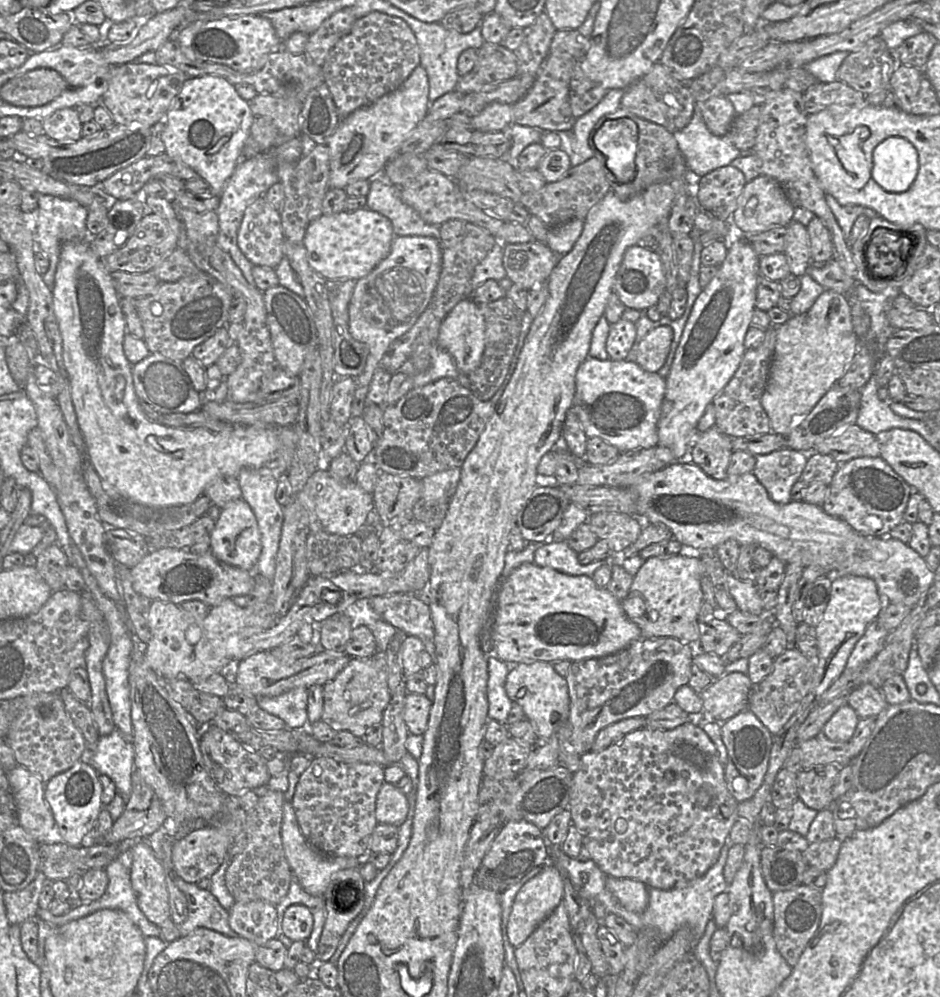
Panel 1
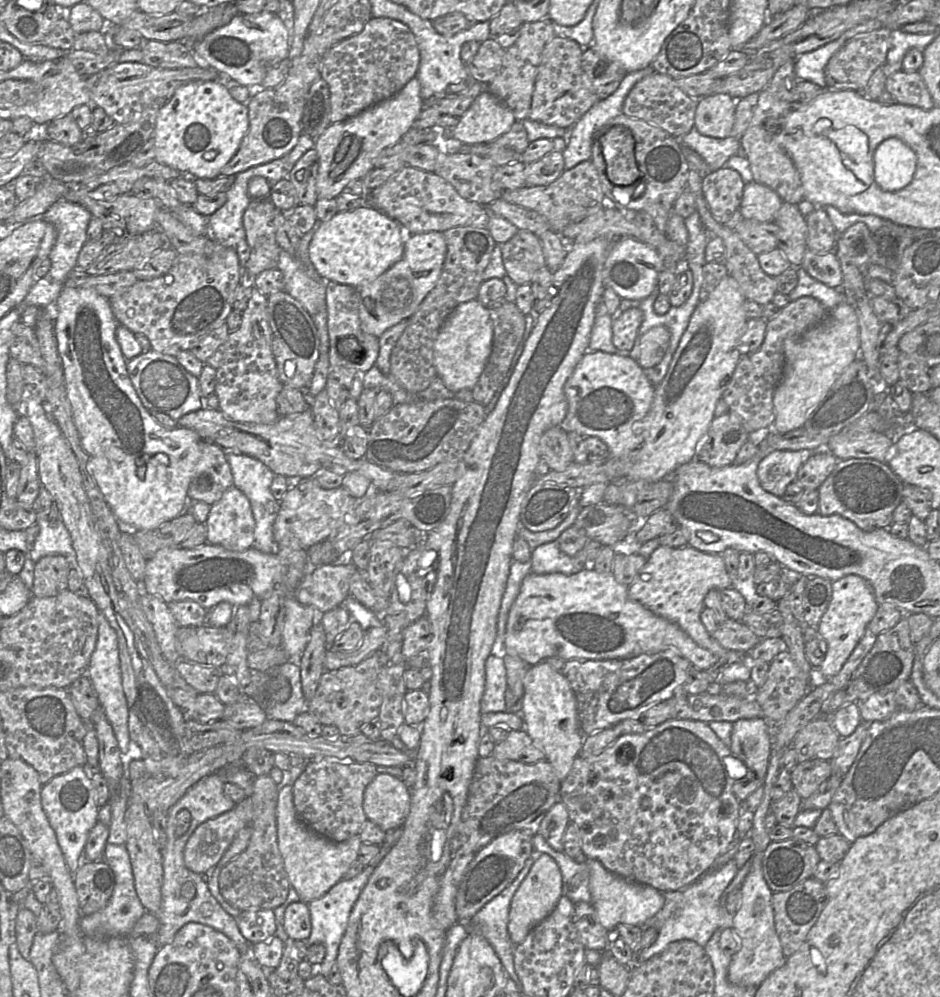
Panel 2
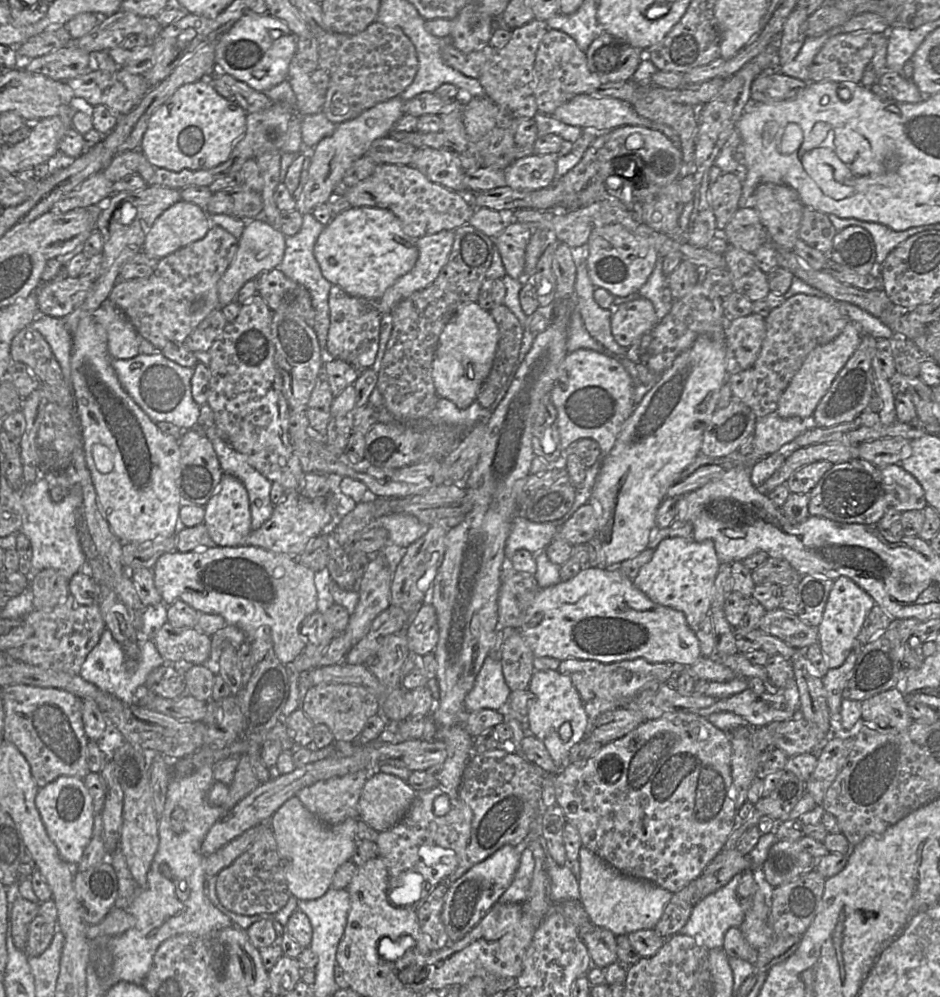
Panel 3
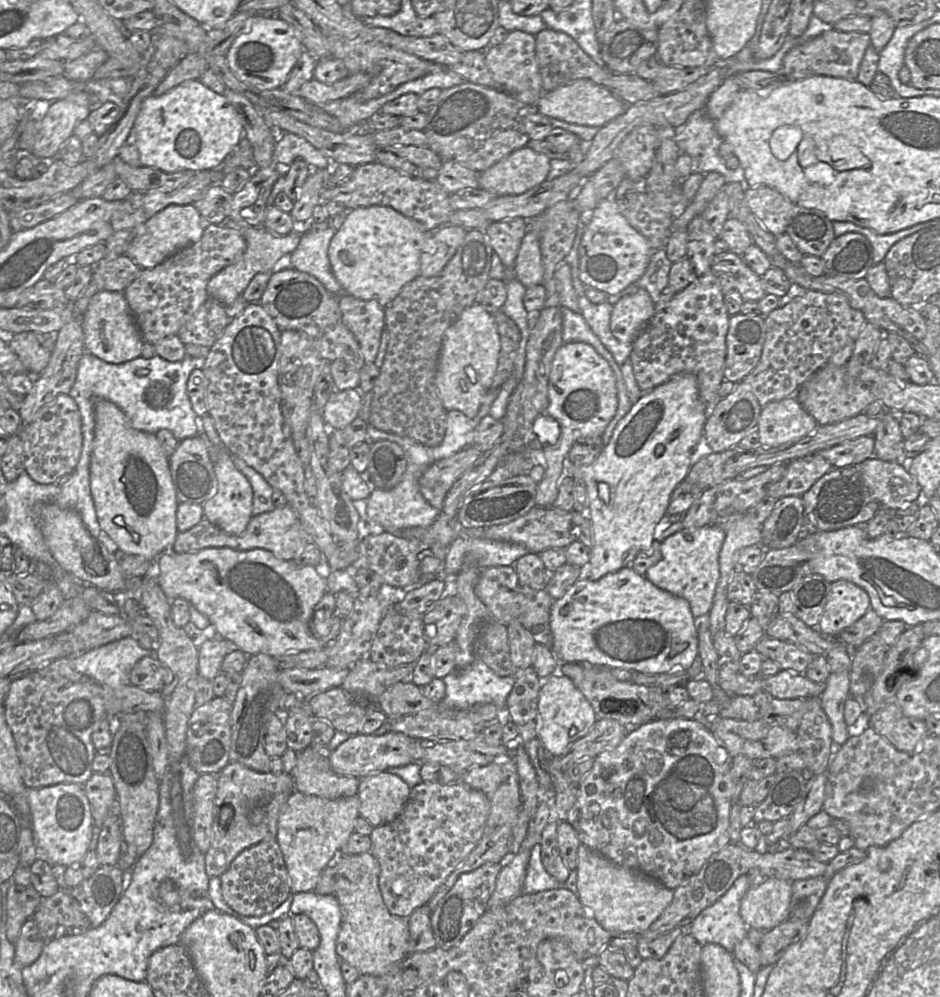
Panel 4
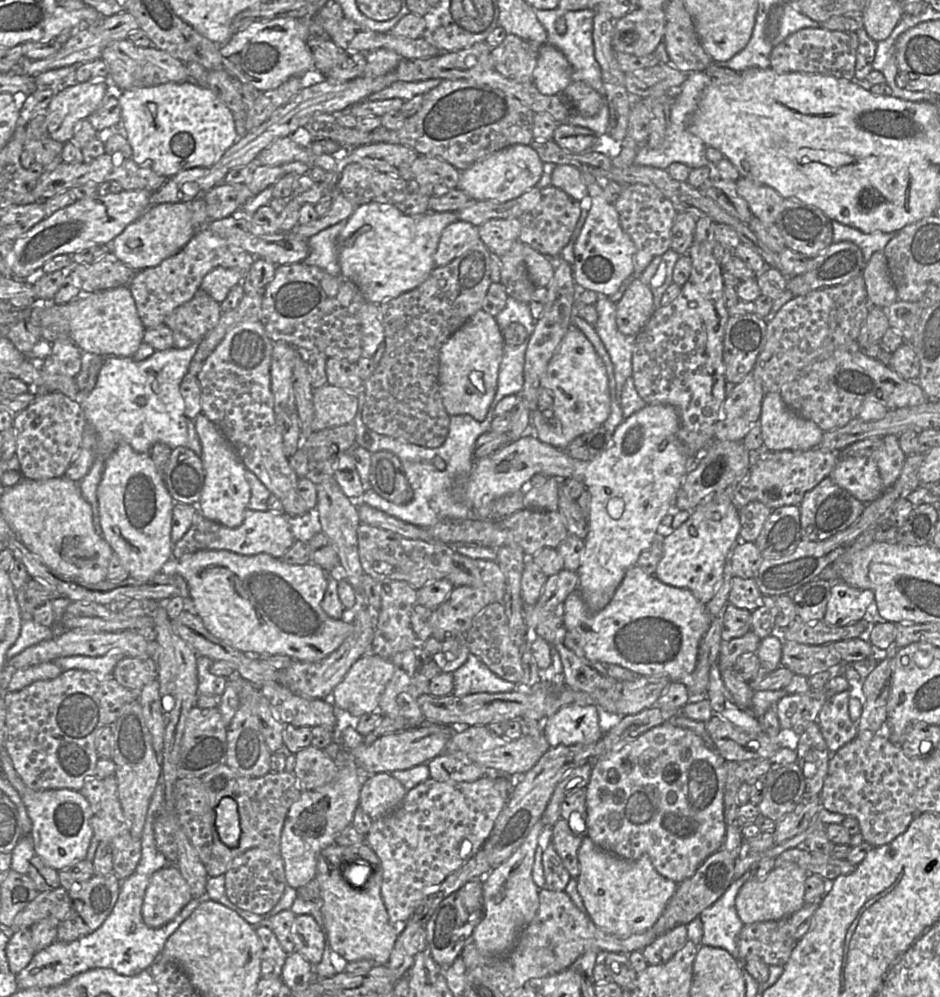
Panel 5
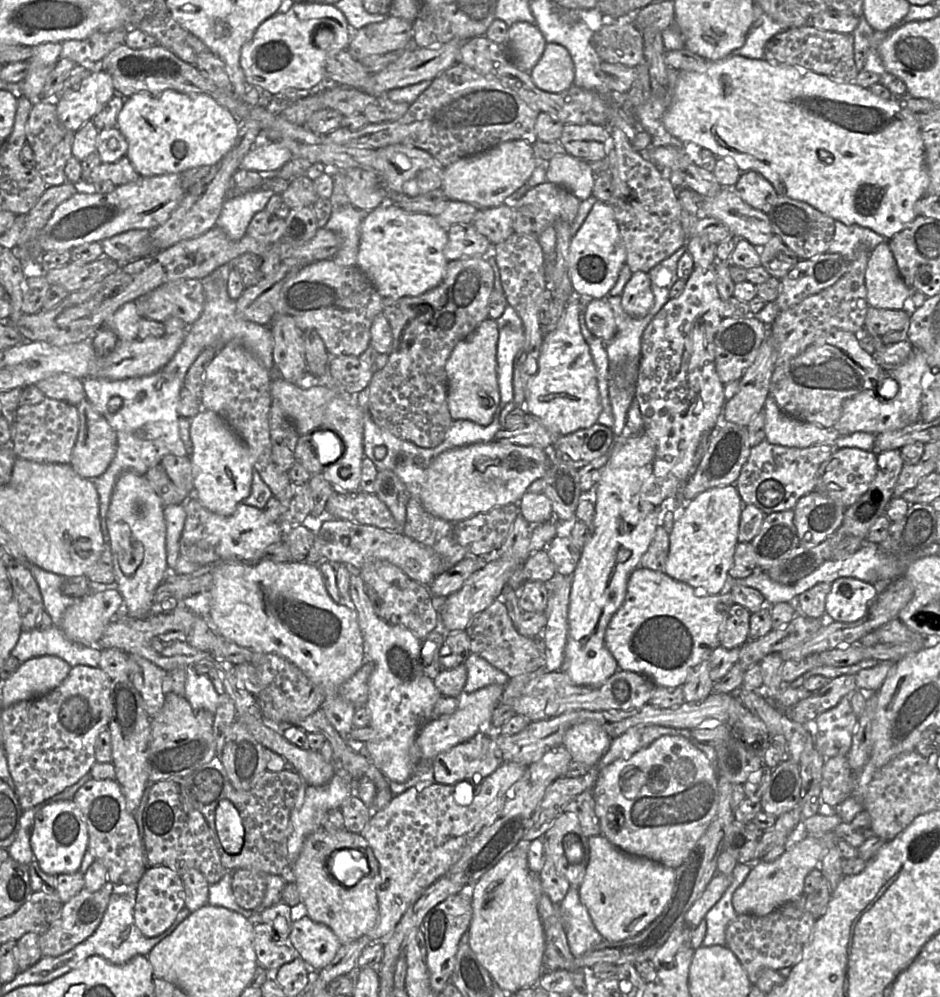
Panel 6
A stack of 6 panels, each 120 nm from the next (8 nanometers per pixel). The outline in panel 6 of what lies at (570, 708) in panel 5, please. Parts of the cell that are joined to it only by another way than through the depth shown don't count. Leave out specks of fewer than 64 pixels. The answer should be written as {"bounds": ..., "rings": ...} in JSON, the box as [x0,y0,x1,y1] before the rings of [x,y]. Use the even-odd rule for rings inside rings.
{"bounds":[563,721,611,767],"rings":[[[586,721],[565,732],[563,745],[570,752],[573,761],[593,767],[608,751],[611,740],[599,724]]]}

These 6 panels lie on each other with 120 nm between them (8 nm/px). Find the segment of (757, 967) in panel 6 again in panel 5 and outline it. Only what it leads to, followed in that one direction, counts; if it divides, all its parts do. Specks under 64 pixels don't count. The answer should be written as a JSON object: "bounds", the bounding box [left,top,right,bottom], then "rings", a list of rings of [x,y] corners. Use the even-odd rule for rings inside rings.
{"bounds":[738,919,798,966],"rings":[[[789,919],[746,924],[738,936],[738,960],[745,963],[748,957],[759,957],[768,966],[785,966],[798,940],[793,937]]]}

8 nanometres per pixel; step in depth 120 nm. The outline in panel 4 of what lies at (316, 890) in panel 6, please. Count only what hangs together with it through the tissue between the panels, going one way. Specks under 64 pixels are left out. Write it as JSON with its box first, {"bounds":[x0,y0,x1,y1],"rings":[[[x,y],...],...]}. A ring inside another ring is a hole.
{"bounds":[335,852,409,976],"rings":[[[371,852],[341,854],[335,862],[335,890],[341,909],[341,927],[336,940],[336,953],[341,961],[355,967],[360,974],[381,976],[389,972],[409,953],[408,919],[392,915],[379,888],[380,866]]]}

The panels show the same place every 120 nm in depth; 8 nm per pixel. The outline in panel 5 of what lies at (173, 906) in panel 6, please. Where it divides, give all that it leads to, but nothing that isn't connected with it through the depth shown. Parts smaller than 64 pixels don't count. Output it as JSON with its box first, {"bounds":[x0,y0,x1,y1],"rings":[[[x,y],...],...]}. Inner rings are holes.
{"bounds":[142,865,192,928],"rings":[[[176,865],[157,870],[147,886],[142,918],[150,928],[160,928],[173,920],[192,899],[189,885]]]}

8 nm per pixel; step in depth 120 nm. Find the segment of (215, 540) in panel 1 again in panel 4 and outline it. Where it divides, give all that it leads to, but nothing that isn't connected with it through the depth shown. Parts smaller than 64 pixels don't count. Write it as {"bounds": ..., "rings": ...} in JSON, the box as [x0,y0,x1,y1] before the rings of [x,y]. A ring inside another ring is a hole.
{"bounds":[202,441,253,535],"rings":[[[222,441],[221,445],[213,446],[216,449],[210,449],[210,452],[213,454],[217,490],[212,498],[202,504],[203,517],[228,534],[240,535],[246,530],[252,516],[253,489],[245,475],[236,468],[233,455]]]}

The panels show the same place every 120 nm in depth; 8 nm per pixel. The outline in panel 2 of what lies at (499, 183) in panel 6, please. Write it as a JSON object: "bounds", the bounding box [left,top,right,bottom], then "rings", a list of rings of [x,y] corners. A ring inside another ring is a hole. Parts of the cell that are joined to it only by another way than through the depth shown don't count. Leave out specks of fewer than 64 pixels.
{"bounds":[524,151,566,186],"rings":[[[551,151],[539,160],[525,164],[524,174],[526,186],[548,185],[566,170],[561,152]]]}

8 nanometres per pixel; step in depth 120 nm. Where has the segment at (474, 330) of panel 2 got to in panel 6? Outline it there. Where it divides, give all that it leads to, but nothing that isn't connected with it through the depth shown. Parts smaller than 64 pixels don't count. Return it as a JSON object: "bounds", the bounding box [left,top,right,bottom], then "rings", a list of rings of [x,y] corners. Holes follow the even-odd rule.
{"bounds":[446,319,500,426],"rings":[[[485,319],[466,339],[458,342],[446,362],[447,403],[455,420],[469,420],[481,426],[489,425],[500,402],[497,376],[498,326],[494,319]]]}

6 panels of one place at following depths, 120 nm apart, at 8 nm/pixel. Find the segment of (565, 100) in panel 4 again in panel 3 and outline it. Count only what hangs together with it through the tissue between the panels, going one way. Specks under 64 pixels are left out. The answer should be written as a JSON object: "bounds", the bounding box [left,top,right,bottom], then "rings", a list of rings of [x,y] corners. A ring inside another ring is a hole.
{"bounds":[551,94,681,148],"rings":[[[579,94],[559,106],[551,116],[568,125],[581,128],[594,127],[599,130],[612,130],[613,128],[625,125],[643,126],[662,132],[677,148],[679,148],[681,144],[681,139],[674,129],[641,117],[633,109],[631,104],[616,98]]]}

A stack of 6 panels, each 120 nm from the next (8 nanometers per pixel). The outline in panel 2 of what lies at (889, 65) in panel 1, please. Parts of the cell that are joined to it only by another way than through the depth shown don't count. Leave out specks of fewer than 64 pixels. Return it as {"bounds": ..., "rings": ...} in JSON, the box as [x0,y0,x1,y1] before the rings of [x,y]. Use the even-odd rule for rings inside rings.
{"bounds":[825,27,892,92],"rings":[[[881,27],[863,35],[858,35],[848,40],[839,51],[837,51],[825,66],[826,89],[854,90],[863,92],[874,71],[884,67],[887,53],[890,49],[890,33],[892,30]]]}

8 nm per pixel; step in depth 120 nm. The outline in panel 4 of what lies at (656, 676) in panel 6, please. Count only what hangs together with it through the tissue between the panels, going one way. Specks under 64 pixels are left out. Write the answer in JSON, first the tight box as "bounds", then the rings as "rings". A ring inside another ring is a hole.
{"bounds":[550,566,698,674],"rings":[[[631,566],[592,581],[581,577],[564,595],[553,601],[550,611],[552,652],[563,663],[588,662],[595,666],[620,668],[646,674],[689,669],[698,657],[698,633],[689,602],[652,584]]]}

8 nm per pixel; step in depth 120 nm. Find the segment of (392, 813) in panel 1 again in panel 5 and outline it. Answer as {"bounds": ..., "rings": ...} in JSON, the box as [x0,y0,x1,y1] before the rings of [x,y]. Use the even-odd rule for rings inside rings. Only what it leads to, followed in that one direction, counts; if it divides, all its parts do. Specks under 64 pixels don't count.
{"bounds":[359,773,406,821],"rings":[[[390,773],[371,774],[363,780],[359,807],[374,821],[395,810],[406,792],[400,781]]]}

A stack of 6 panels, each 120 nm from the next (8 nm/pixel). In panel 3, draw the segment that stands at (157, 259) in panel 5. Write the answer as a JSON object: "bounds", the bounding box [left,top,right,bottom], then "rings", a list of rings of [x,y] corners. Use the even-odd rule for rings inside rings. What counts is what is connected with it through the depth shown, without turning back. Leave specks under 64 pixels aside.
{"bounds":[142,200,209,260],"rings":[[[180,200],[156,219],[146,235],[142,251],[160,260],[202,239],[209,229],[208,214],[200,206]]]}

